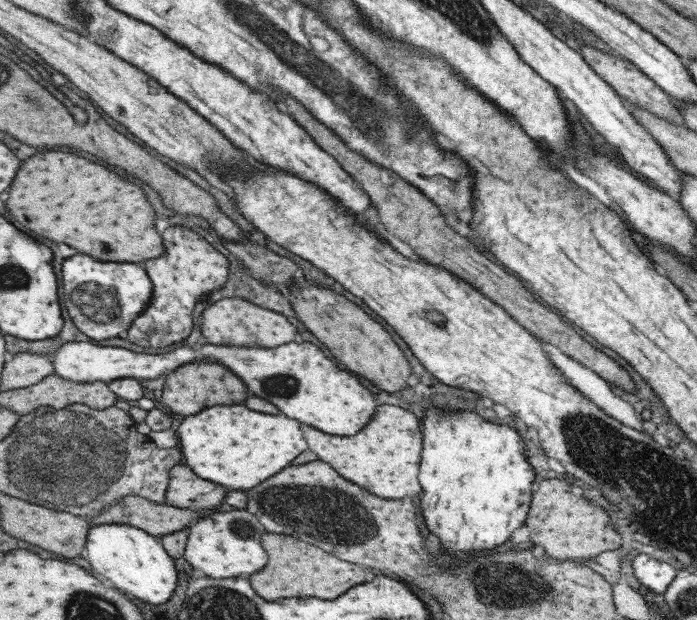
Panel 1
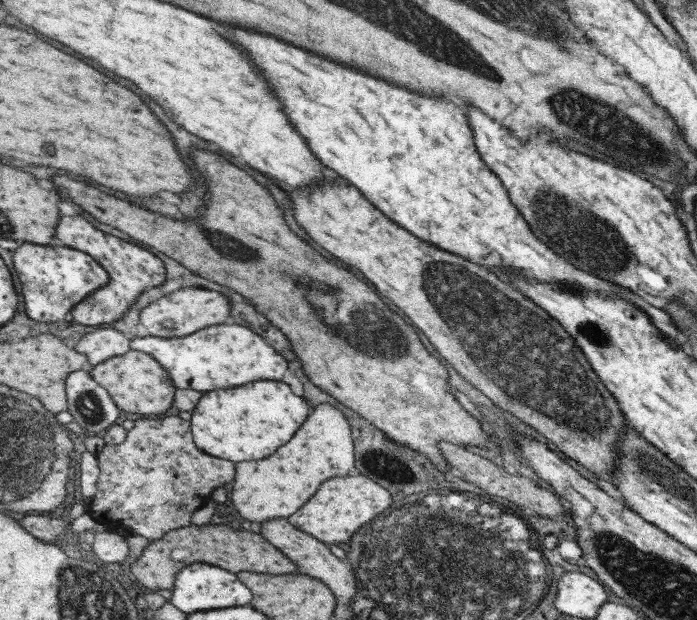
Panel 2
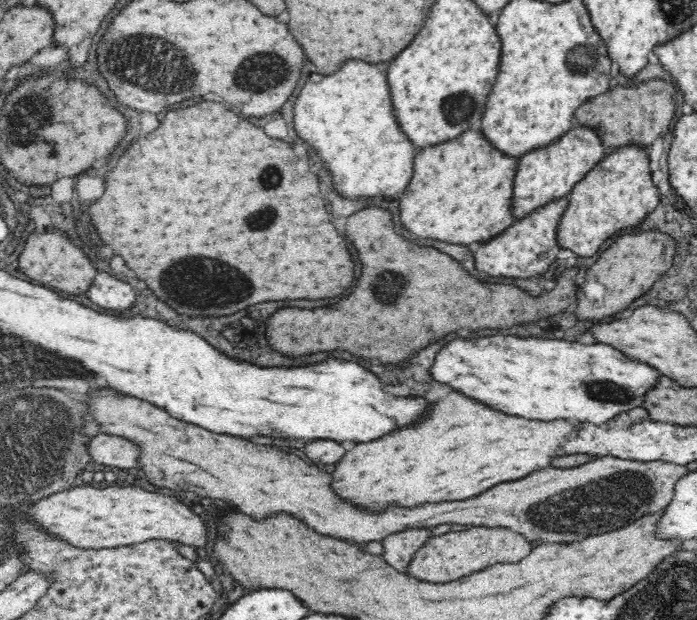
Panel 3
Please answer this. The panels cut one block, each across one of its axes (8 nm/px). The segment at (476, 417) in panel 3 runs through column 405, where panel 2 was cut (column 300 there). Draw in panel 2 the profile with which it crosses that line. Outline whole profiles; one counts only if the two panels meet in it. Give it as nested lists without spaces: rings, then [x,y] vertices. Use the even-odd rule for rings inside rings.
[[[319,406],[311,412],[307,426],[295,438],[263,462],[237,464],[237,480],[231,502],[251,522],[269,522],[293,516],[327,478],[347,476],[355,468],[355,444],[345,414],[333,406]]]

